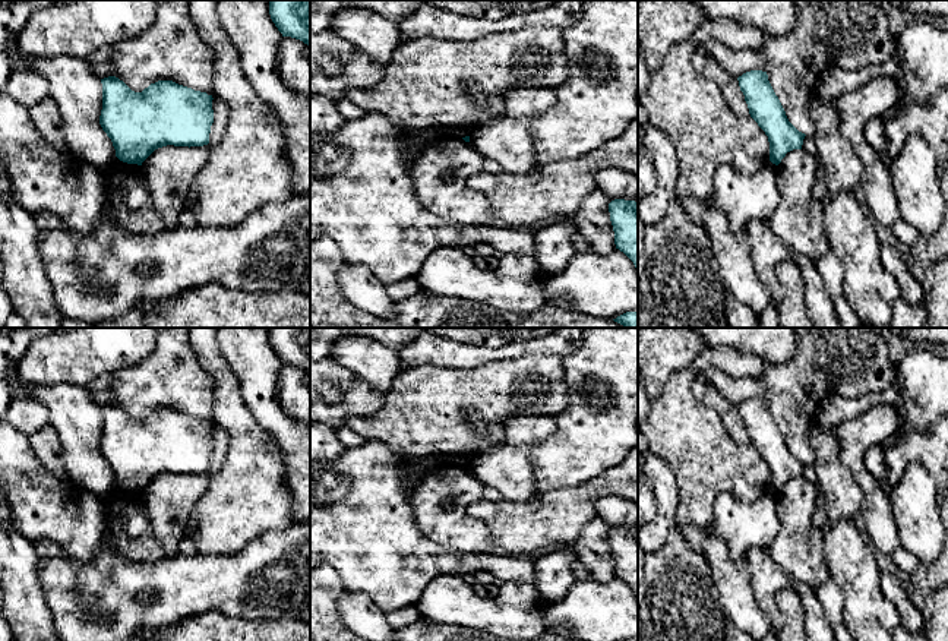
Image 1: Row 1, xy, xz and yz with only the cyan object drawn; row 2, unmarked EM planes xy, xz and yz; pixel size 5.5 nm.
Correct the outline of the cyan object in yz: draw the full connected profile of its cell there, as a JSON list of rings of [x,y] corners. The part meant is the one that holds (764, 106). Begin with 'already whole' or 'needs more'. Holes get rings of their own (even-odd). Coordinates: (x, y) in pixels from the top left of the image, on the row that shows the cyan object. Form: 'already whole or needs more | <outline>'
already whole | [[[750,70],[739,76],[737,80],[750,117],[768,136],[770,161],[778,165],[787,152],[802,149],[806,135],[789,121],[767,72]]]

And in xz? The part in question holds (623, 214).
already whole | [[[614,199],[609,203],[616,249],[623,252],[638,271],[638,203]]]

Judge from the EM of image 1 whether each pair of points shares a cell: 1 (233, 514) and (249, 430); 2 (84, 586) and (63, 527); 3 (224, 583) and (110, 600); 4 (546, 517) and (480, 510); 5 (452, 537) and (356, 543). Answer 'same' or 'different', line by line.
1: same
2: different
3: same
4: same
5: different

